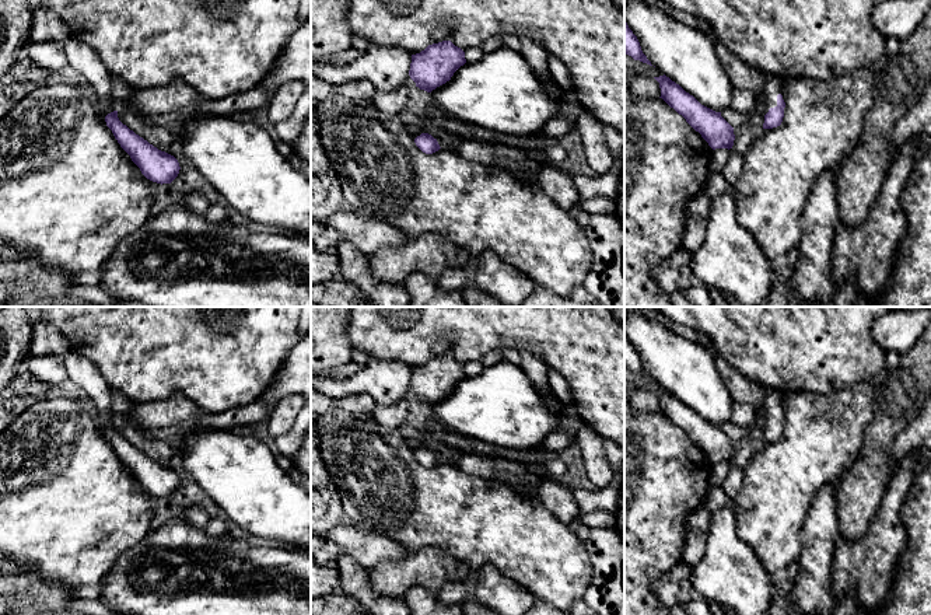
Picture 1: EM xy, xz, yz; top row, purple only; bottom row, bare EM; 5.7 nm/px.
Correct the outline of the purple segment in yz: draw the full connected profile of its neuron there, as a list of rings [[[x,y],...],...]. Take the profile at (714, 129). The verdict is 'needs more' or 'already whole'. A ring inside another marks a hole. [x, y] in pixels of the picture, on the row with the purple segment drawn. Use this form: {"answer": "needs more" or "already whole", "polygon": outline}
{"answer": "already whole", "polygon": [[[665,74],[654,78],[659,83],[659,98],[682,115],[713,150],[732,148],[735,140],[734,127],[721,116],[721,112],[701,105]]]}

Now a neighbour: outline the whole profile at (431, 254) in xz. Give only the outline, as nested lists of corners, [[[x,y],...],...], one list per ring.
[[[427,233],[400,247],[378,249],[370,256],[370,268],[378,280],[402,284],[416,272],[437,280],[447,270],[466,265],[469,259],[465,248],[447,237]]]

